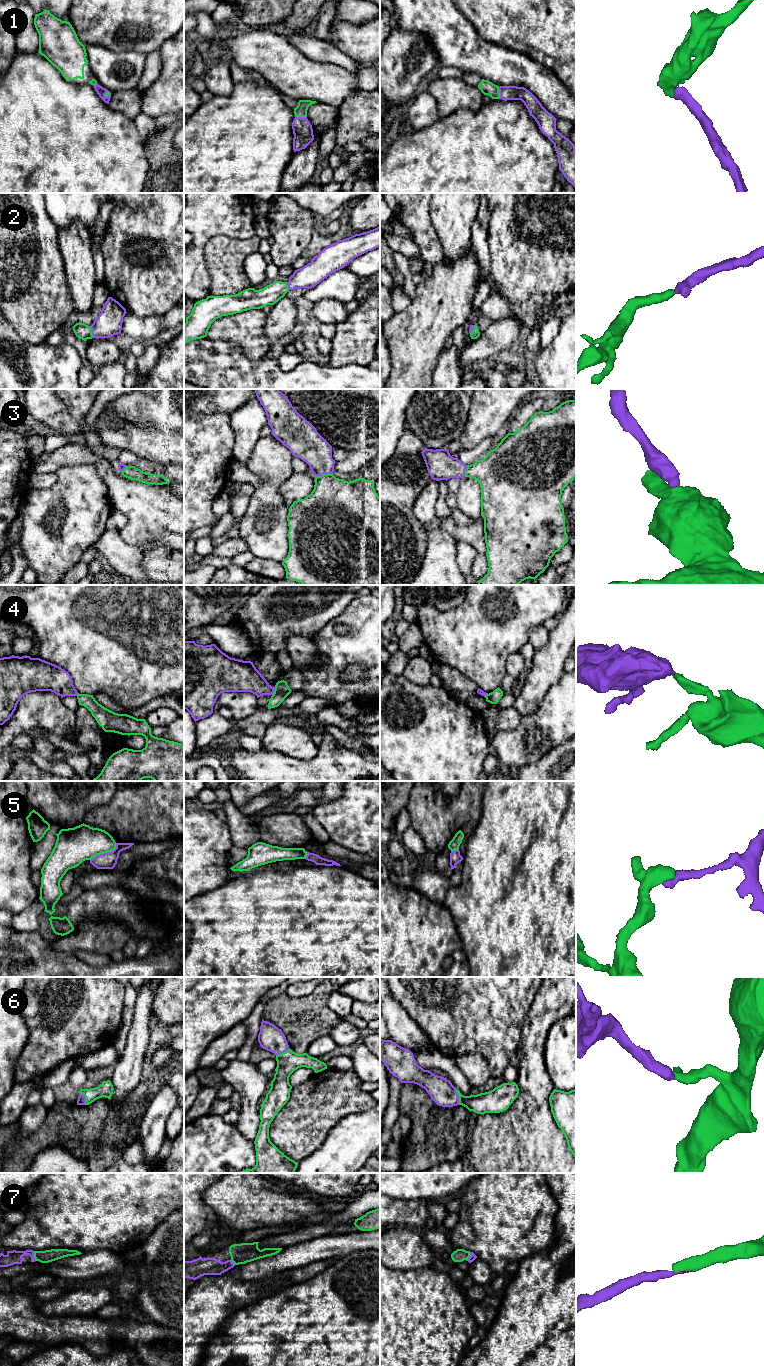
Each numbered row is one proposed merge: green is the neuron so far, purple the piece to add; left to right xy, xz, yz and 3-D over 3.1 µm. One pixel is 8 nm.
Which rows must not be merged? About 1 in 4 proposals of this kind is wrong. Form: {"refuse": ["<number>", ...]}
{"refuse": ["4", "5"]}

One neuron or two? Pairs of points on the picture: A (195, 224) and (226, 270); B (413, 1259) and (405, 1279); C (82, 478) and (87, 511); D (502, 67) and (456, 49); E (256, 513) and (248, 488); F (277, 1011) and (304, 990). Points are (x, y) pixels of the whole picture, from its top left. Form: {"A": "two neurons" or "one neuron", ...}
{"A": "two neurons", "B": "two neurons", "C": "one neuron", "D": "one neuron", "E": "two neurons", "F": "two neurons"}

